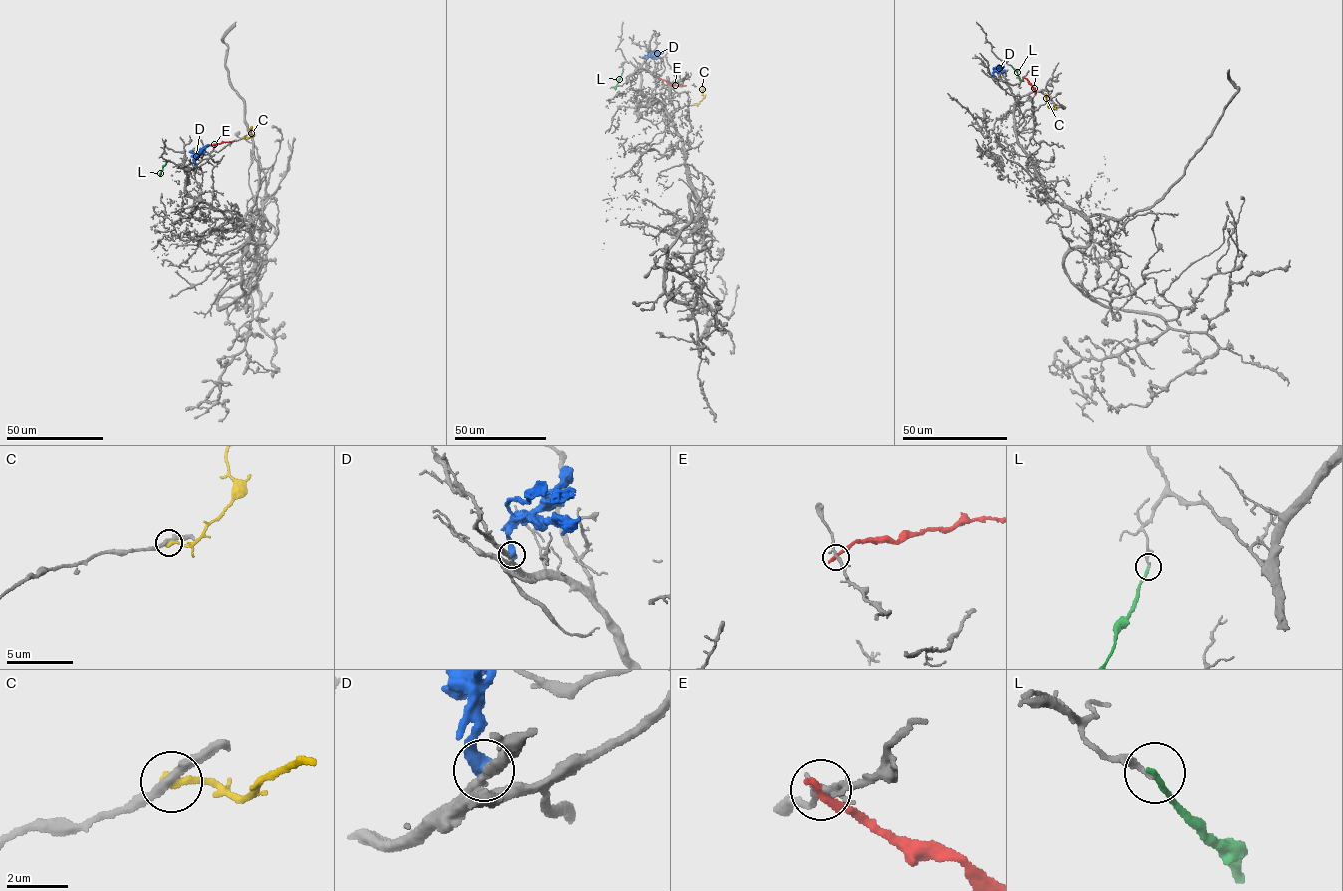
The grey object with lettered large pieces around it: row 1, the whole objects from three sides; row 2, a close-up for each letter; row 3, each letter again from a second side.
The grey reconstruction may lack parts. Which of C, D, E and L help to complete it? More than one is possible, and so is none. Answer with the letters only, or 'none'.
none

